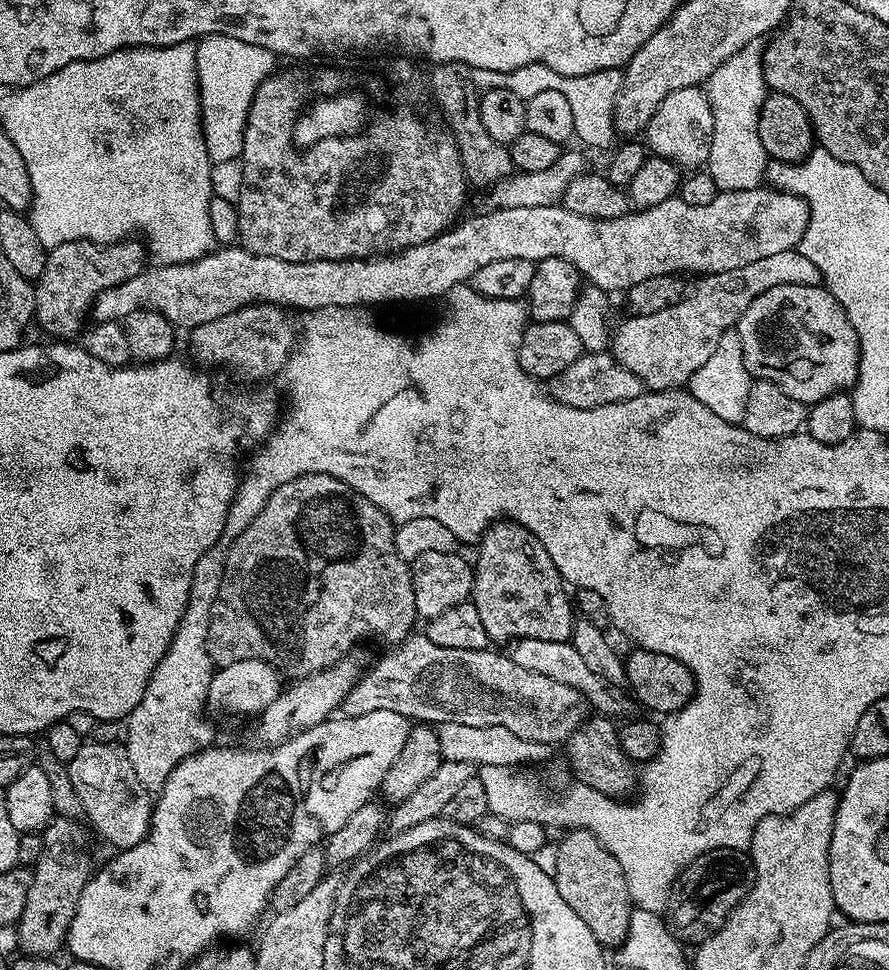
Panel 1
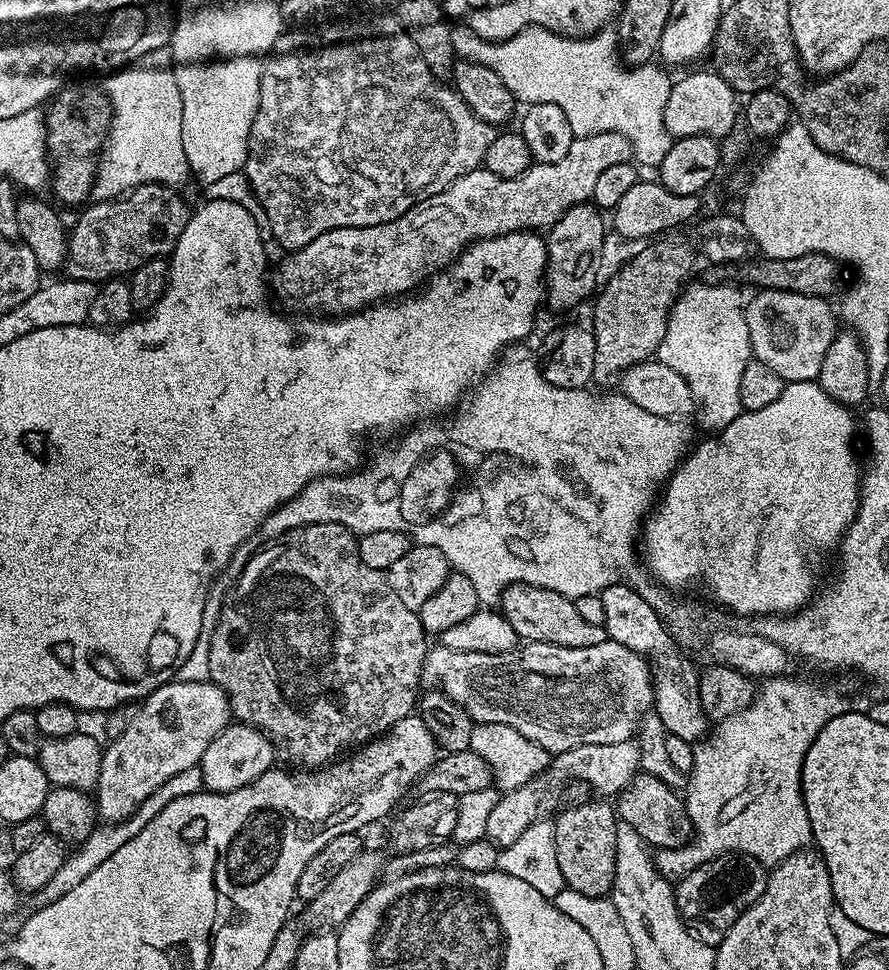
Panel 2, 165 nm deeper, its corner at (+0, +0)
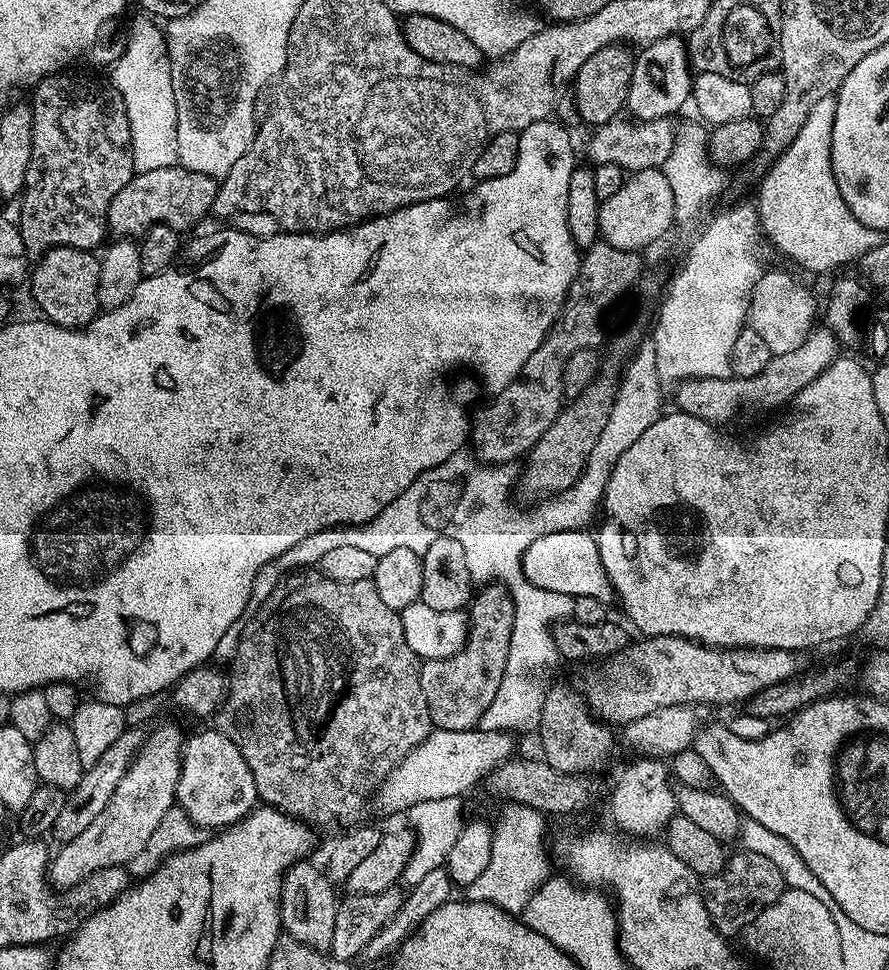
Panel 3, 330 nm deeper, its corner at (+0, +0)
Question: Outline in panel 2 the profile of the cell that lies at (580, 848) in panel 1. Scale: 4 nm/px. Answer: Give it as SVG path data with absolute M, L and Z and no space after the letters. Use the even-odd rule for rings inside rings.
M592 798L589 804L576 804L560 817L555 817L554 846L557 847L557 862L565 885L580 894L607 897L614 882L614 858L616 857L616 826L618 817L615 807L607 799Z

